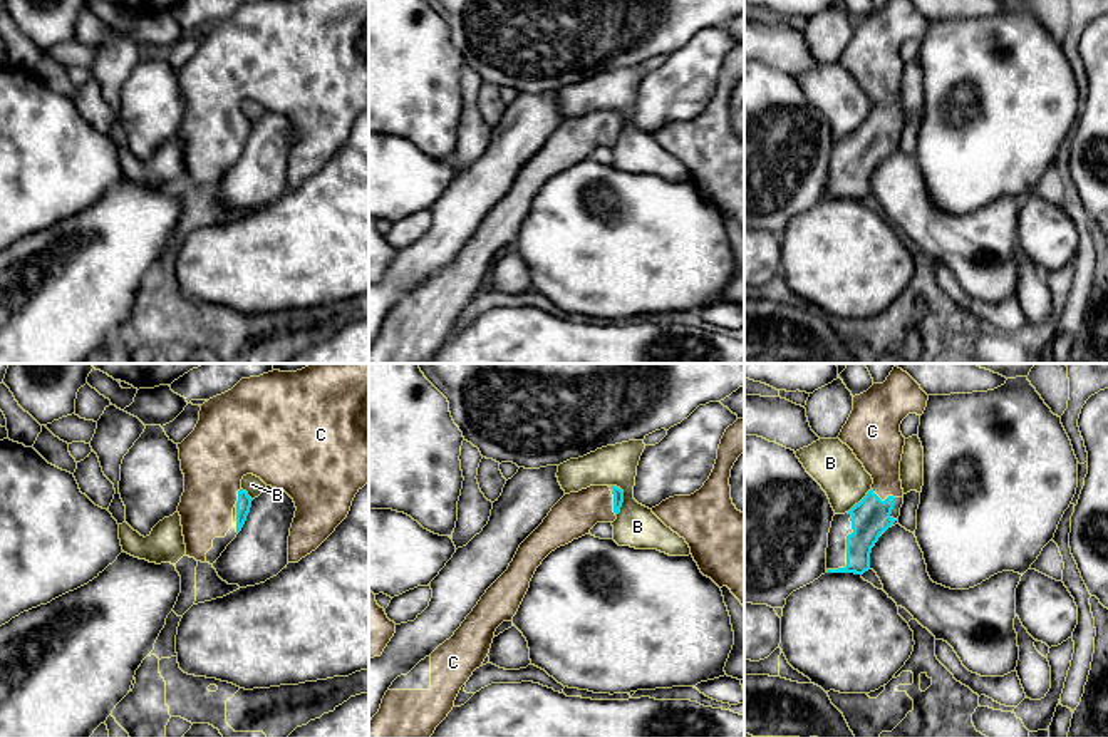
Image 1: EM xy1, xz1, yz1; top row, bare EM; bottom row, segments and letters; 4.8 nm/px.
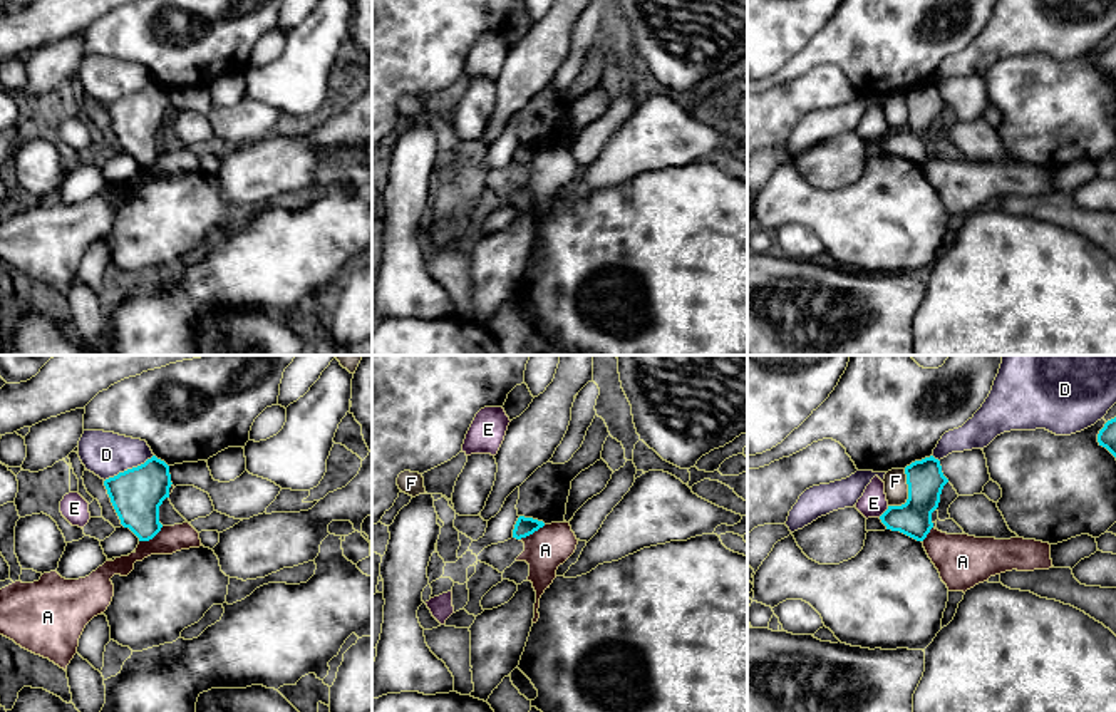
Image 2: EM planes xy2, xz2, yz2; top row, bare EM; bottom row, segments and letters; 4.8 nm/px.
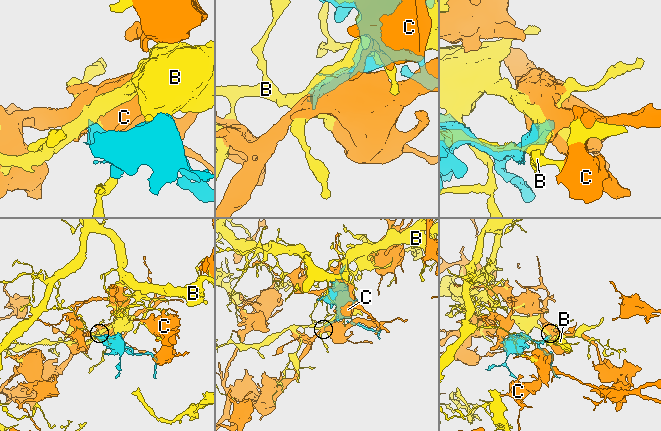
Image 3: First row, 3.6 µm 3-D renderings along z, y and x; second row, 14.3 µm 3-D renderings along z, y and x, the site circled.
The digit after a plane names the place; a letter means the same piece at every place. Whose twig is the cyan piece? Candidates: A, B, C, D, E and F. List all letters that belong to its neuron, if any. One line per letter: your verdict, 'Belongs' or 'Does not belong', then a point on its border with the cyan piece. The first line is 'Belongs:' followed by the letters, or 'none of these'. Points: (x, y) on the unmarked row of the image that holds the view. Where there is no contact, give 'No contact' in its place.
Belongs: C
A: Does not belong. Touches cyan at xy2 (151, 163)
B: Does not belong. Touches cyan at xz1 (622, 123)
C: Belongs. Touches cyan at xz1 (614, 129)
D: Does not belong. Touches cyan at xy2 (128, 94)
E: Does not belong. Touches cyan at yz2 (885, 136)
F: Does not belong. Touches cyan at yz2 (909, 119)

